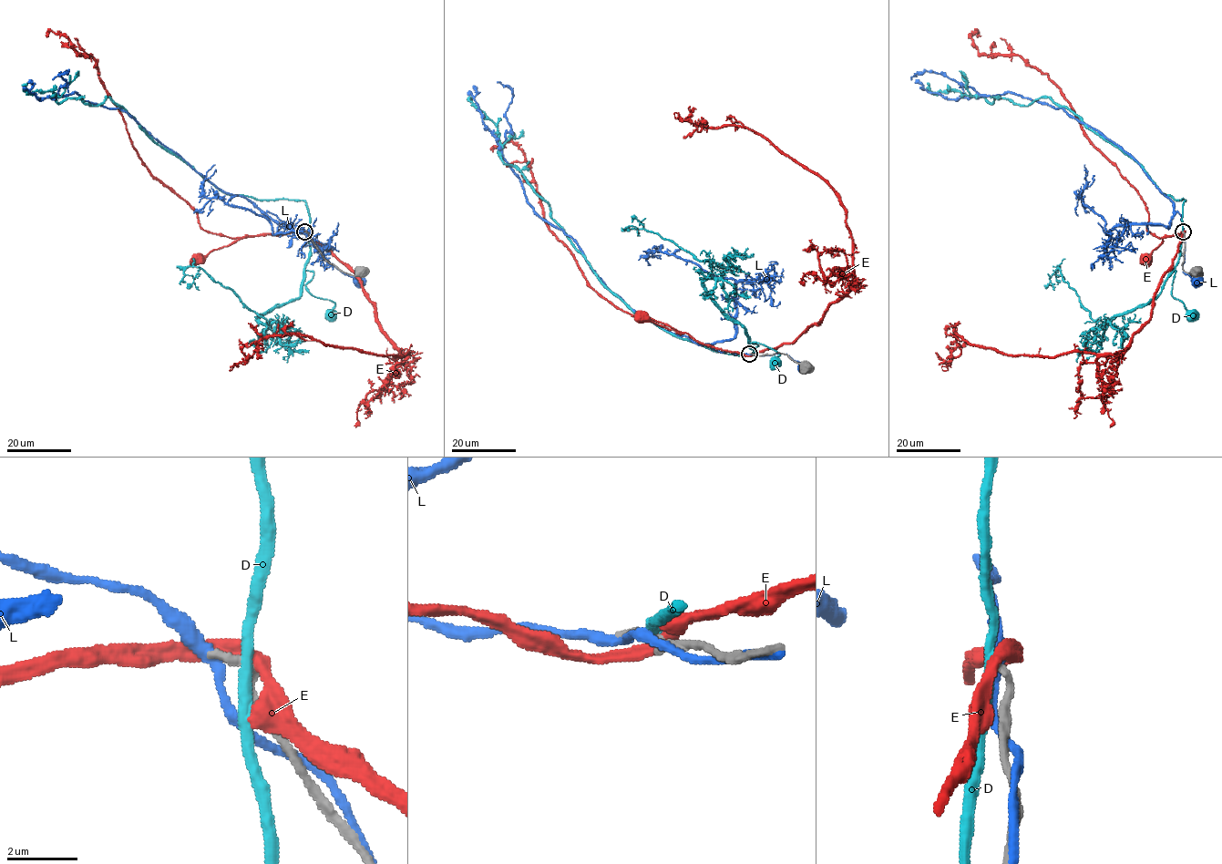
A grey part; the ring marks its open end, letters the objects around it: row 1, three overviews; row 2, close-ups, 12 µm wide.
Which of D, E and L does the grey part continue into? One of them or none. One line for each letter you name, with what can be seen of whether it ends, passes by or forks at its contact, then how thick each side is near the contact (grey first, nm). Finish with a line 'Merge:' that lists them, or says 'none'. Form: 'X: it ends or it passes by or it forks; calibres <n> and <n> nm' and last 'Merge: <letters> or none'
Merge: none

